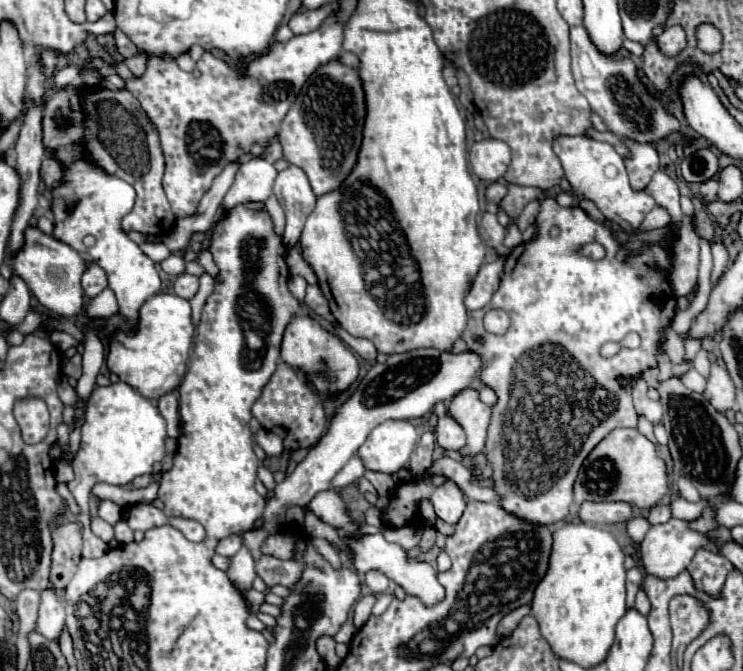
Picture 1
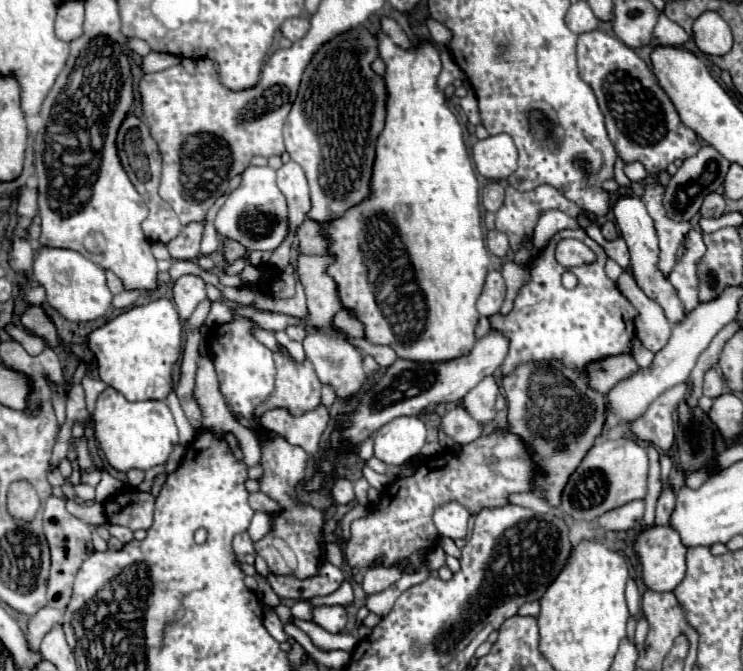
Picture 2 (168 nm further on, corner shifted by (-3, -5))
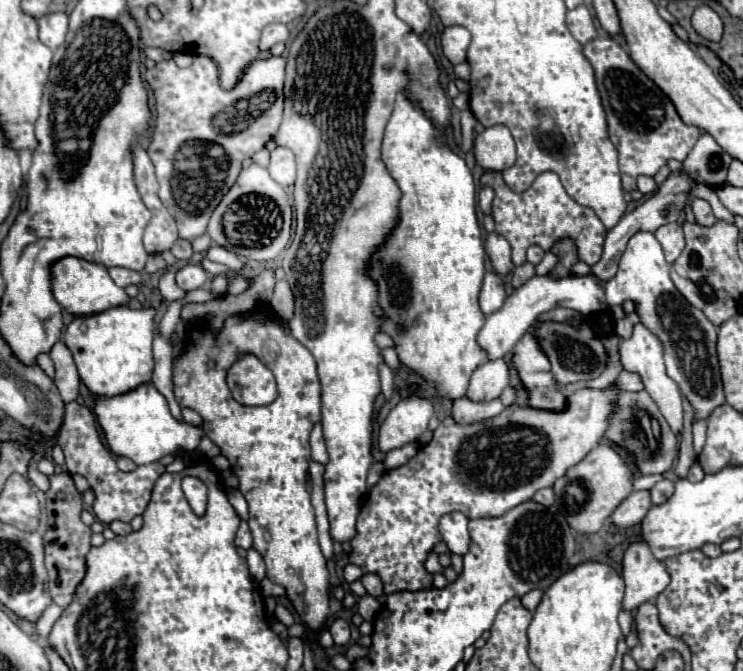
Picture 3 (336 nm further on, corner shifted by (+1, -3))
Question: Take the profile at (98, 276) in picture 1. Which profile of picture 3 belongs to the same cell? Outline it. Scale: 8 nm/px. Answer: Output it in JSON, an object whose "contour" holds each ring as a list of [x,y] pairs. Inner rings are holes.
{"contour":[[[110,268],[110,278],[114,280],[116,286],[120,288],[126,288],[128,284],[138,284],[140,282],[140,274],[138,272],[132,272],[132,270],[126,270],[126,268]]]}

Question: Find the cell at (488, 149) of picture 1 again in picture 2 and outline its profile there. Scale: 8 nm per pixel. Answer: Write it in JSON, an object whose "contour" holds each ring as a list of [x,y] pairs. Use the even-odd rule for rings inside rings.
{"contour":[[[508,134],[488,136],[472,146],[472,158],[478,172],[488,180],[506,180],[518,162],[518,150]]]}

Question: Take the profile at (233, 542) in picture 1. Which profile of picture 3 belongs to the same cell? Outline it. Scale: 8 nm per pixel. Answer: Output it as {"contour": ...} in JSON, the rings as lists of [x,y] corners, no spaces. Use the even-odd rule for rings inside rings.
{"contour":[[[242,522],[238,532],[236,532],[236,546],[244,548],[244,550],[252,548],[252,534],[250,534],[250,528],[248,528],[246,522]]]}

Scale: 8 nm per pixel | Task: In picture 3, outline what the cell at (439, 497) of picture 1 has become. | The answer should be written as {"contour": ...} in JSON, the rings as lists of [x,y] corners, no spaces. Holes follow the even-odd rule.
{"contour":[[[450,512],[440,518],[440,534],[448,544],[450,552],[462,554],[462,556],[468,552],[470,536],[466,526],[468,526],[468,518],[462,512]]]}

